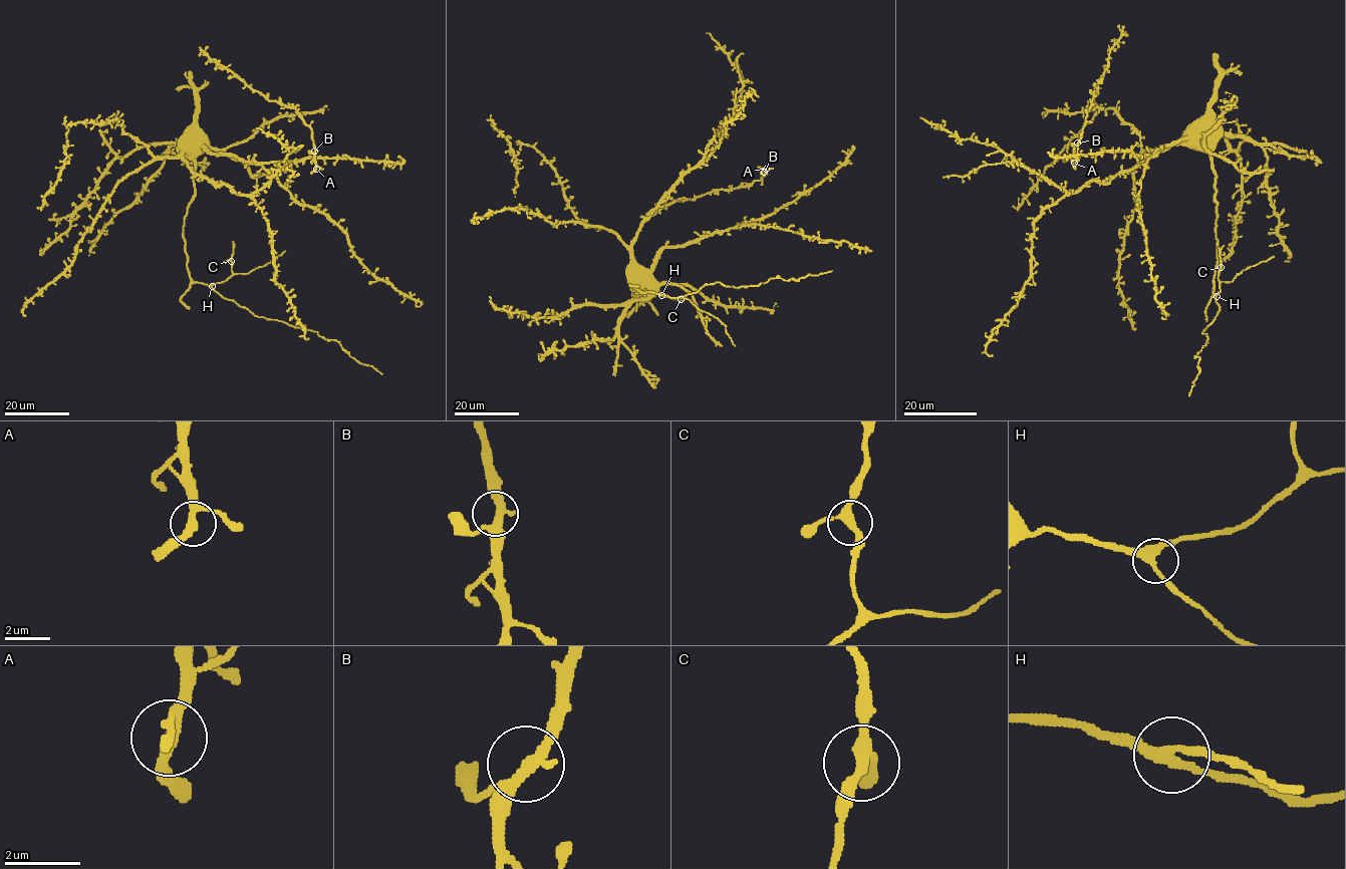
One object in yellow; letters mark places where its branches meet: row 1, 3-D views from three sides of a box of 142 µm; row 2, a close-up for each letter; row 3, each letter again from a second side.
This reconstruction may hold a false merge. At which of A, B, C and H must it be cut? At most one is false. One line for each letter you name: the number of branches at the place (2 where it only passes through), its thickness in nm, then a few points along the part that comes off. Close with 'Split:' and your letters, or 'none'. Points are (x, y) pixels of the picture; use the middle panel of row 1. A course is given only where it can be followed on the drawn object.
Split: none

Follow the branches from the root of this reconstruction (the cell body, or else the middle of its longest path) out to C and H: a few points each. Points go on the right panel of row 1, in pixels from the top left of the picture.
C: (1185, 139), (1193, 138), (1207, 153), (1216, 175), (1216, 294), (1221, 291), (1221, 267)
H: (1185, 139), (1193, 138), (1207, 153), (1216, 175), (1218, 261), (1213, 292), (1217, 296)

